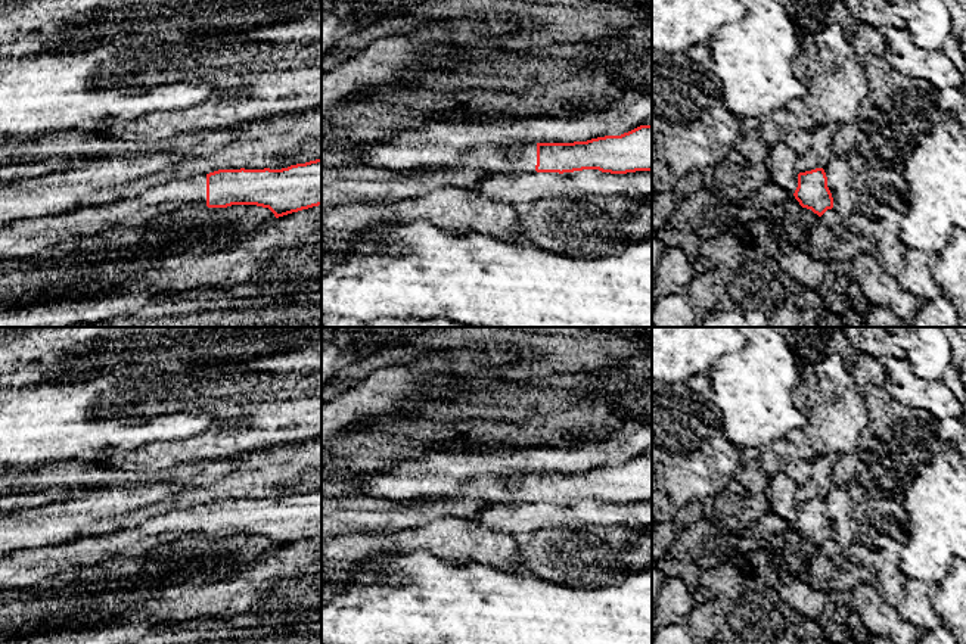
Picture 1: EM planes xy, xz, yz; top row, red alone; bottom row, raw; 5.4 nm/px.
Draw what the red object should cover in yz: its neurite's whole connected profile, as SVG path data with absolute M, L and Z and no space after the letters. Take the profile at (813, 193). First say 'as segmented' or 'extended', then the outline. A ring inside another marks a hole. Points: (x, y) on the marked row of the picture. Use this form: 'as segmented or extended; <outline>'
as segmented; M823 168L799 172L793 196L802 208L811 209L819 217L833 208L833 197Z

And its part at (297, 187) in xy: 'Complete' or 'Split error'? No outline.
Split error

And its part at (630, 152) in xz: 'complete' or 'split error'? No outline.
split error

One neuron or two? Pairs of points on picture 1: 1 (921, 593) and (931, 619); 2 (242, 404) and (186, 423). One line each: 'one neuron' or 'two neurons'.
1: one neuron
2: two neurons

